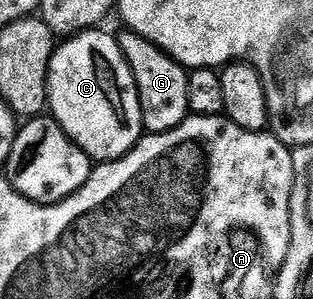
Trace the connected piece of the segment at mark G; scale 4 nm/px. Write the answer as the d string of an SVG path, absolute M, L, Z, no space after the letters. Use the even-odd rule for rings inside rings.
M124 30L124 33L119 33L118 39L122 54L134 74L134 82L136 83L138 98L142 106L142 122L144 123L145 133L151 134L153 132L169 132L174 130L183 120L188 119L190 115L188 111L189 69L177 62L168 52L164 52L158 46L154 46L154 42L142 38L136 32Z

